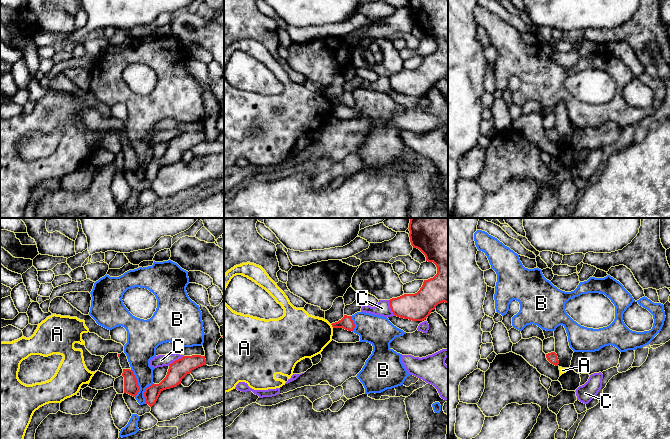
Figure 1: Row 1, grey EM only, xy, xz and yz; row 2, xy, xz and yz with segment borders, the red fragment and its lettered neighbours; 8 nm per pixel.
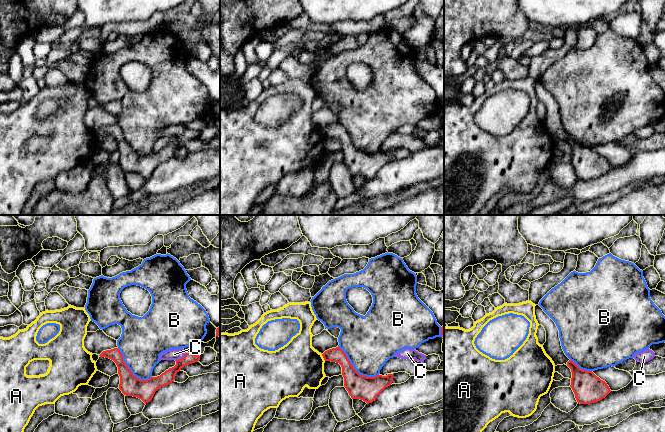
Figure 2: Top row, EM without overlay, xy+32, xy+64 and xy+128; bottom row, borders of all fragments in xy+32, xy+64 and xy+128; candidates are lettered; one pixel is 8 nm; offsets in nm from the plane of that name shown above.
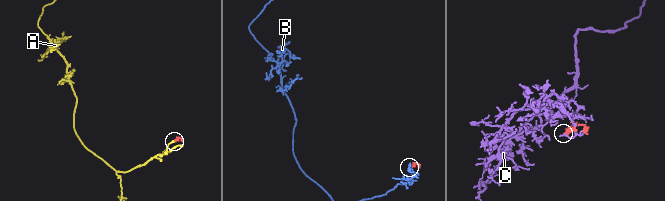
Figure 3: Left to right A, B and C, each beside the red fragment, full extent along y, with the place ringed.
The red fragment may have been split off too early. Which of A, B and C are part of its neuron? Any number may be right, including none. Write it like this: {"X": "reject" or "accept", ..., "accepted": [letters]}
{"A": "reject", "B": "reject", "C": "reject", "accepted": []}

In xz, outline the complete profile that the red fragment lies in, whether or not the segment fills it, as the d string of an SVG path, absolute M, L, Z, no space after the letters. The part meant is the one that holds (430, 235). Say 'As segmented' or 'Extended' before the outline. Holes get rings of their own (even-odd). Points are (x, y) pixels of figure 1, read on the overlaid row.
As segmented. M411 218L408 229L411 245L436 265L437 274L424 280L417 293L392 298L389 303L395 316L423 321L438 304L448 303L448 218Z

